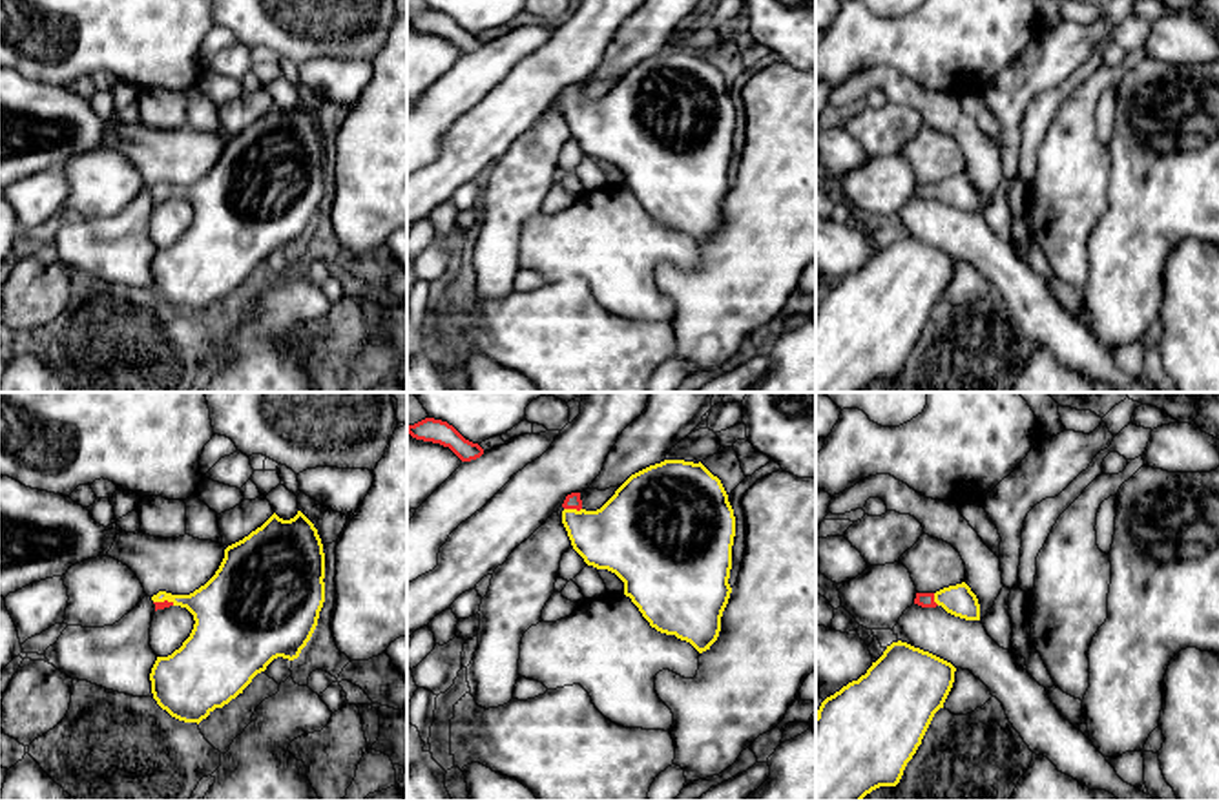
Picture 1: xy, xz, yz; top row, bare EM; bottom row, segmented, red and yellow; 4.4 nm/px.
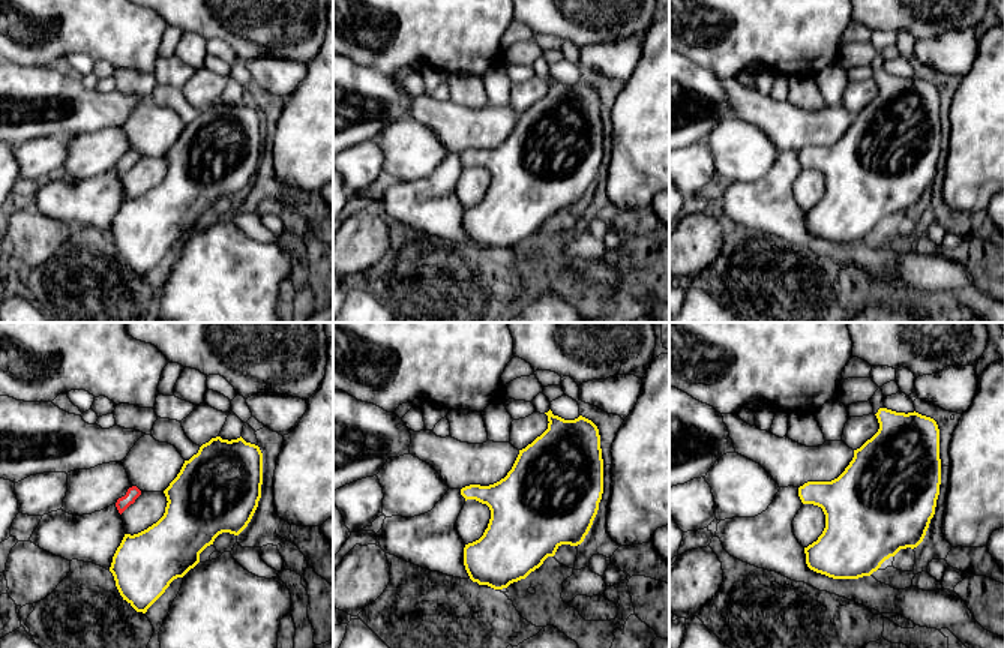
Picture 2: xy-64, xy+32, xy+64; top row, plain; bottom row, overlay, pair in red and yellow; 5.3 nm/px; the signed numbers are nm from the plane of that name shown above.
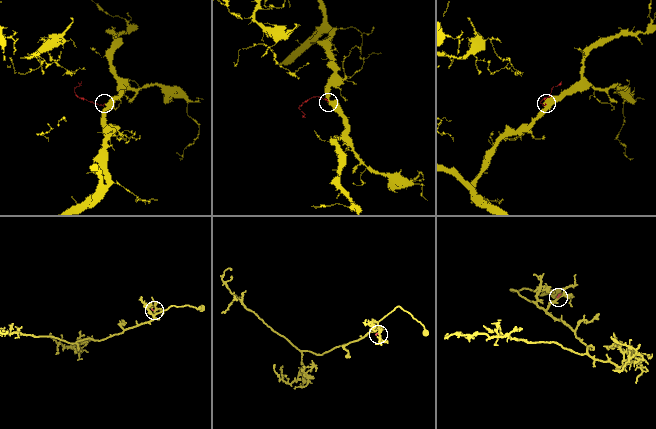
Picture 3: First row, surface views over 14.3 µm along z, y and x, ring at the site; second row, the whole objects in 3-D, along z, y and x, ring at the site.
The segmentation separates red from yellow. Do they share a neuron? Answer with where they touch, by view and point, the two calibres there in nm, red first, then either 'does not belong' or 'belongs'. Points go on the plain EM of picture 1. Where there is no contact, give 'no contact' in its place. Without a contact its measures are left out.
xz (573, 99) | 70/320 nm | belongs

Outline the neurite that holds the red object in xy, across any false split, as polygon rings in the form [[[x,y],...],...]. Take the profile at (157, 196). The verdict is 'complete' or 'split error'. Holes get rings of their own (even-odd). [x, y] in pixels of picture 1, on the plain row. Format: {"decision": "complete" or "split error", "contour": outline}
{"decision": "split error", "contour": [[[301,102],[290,111],[283,111],[274,104],[261,119],[224,140],[219,161],[204,177],[190,186],[172,186],[166,182],[153,186],[155,203],[181,197],[195,212],[182,237],[168,248],[157,248],[151,259],[151,285],[157,296],[179,312],[199,316],[215,299],[223,299],[243,285],[252,270],[265,263],[274,250],[297,250],[318,217],[325,193],[323,170],[325,144],[314,115]]]}

